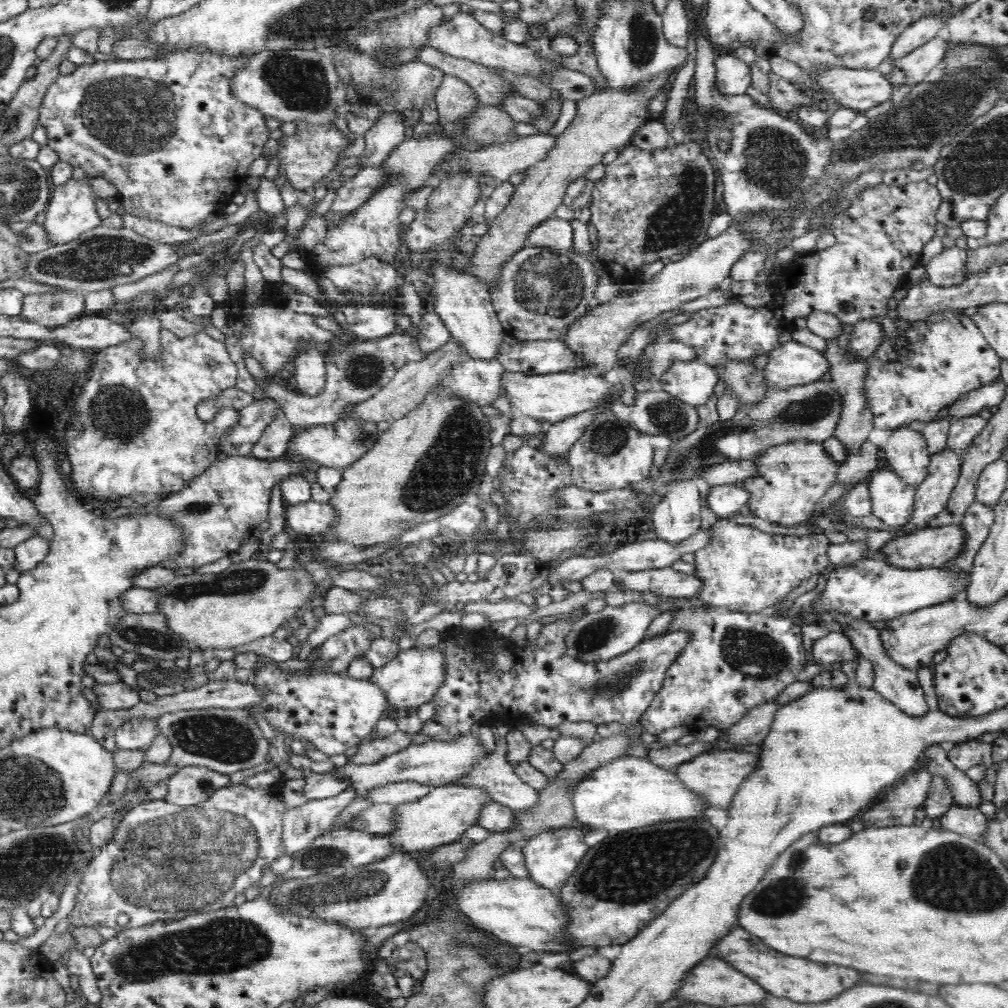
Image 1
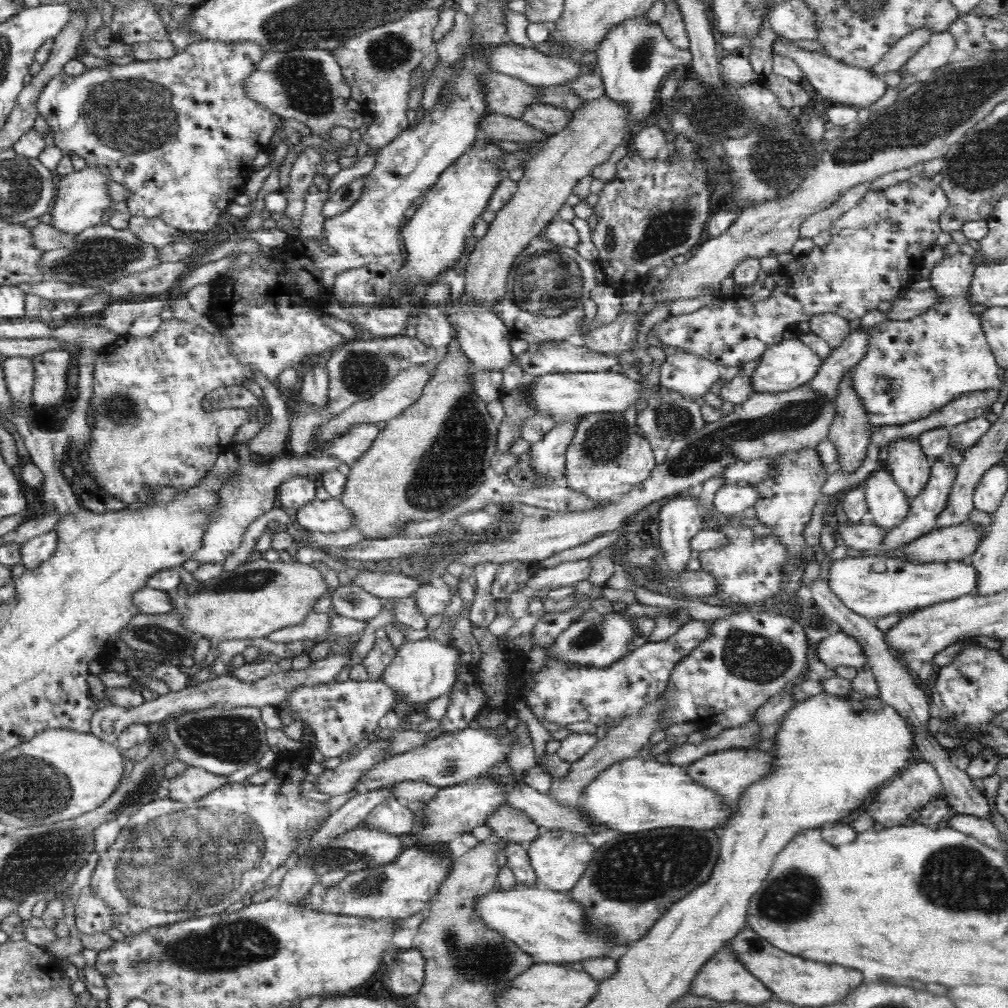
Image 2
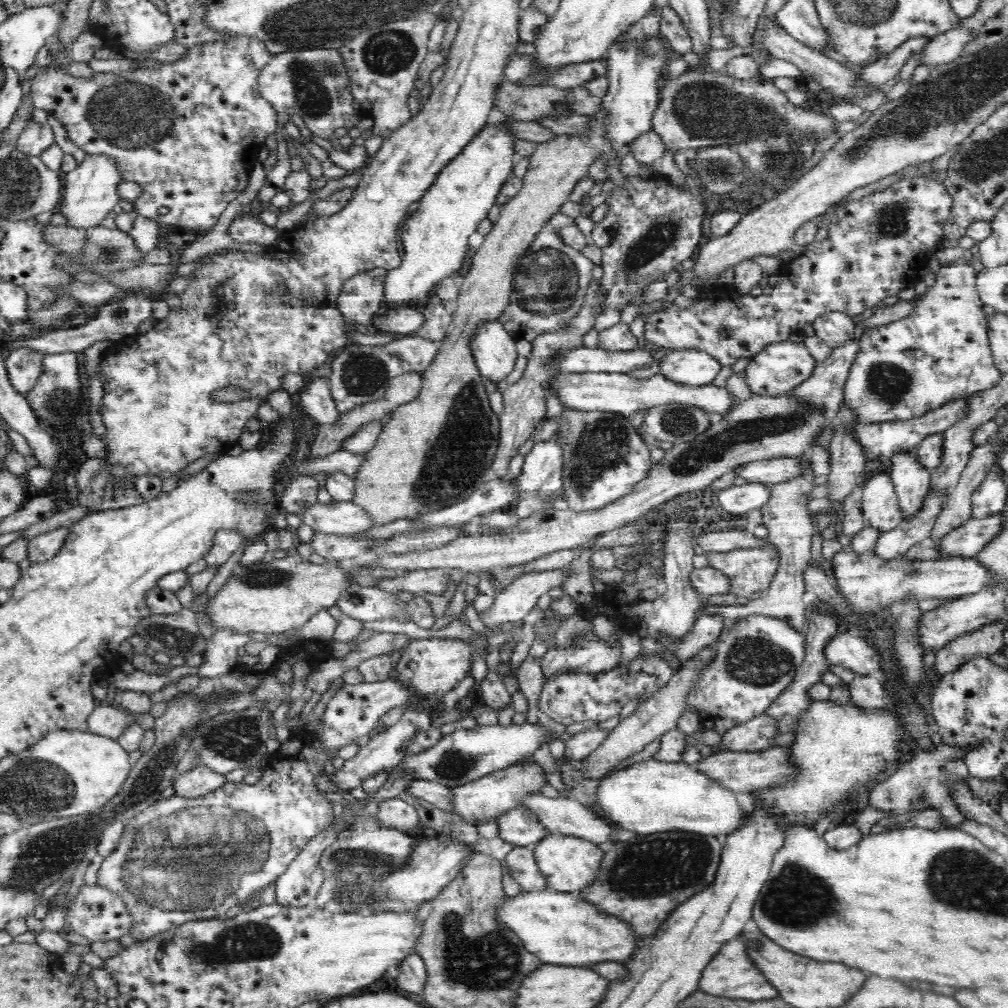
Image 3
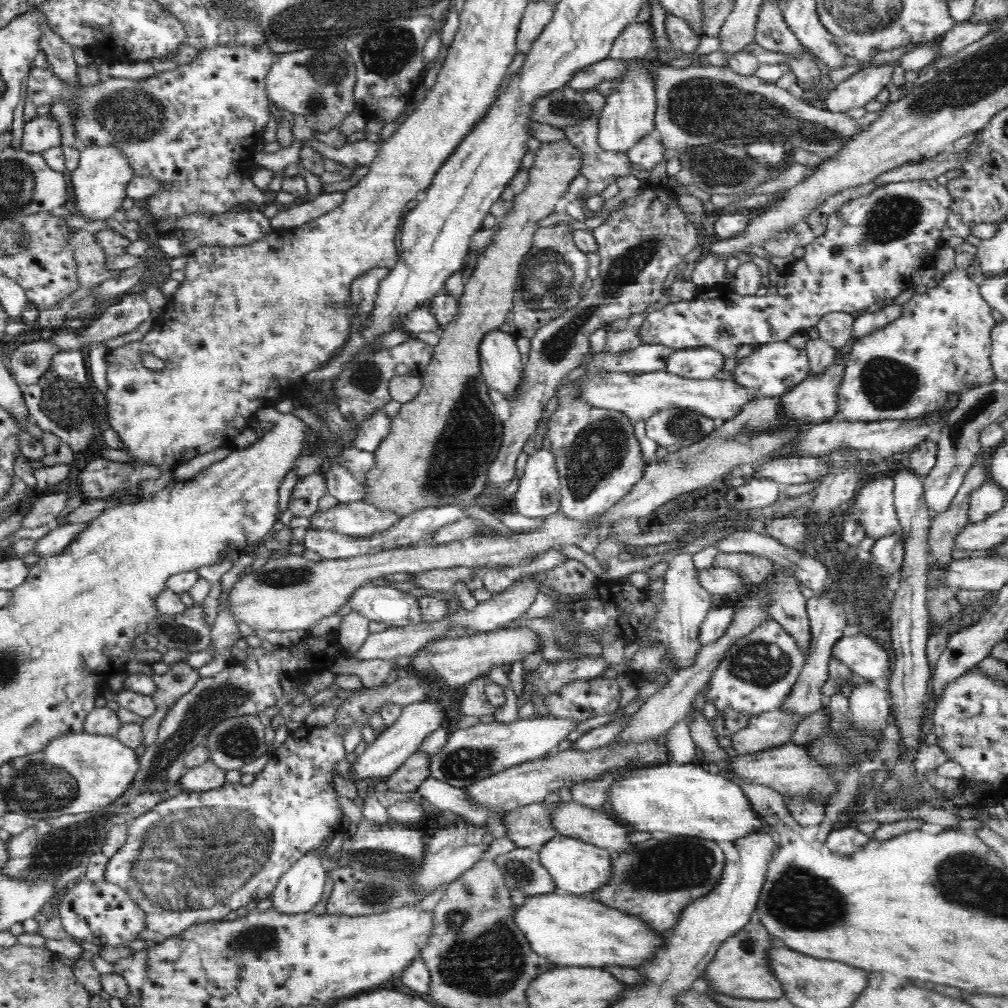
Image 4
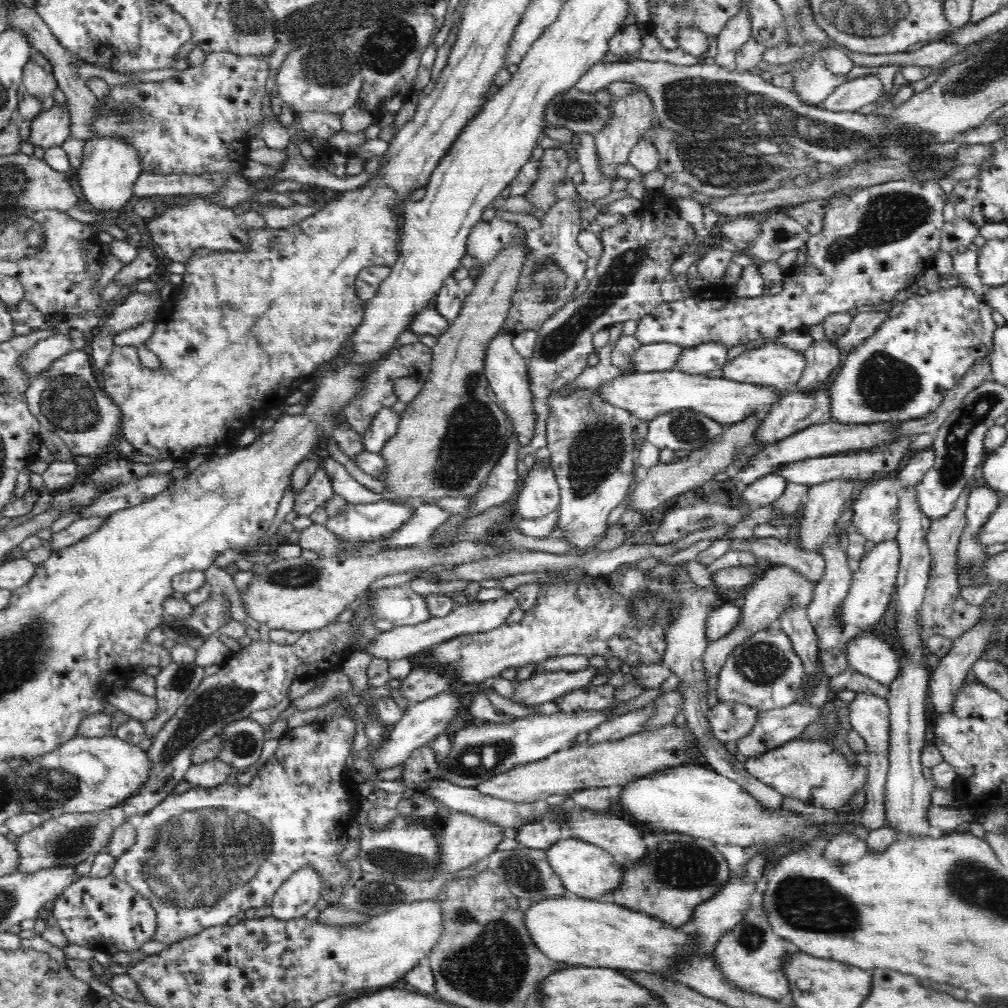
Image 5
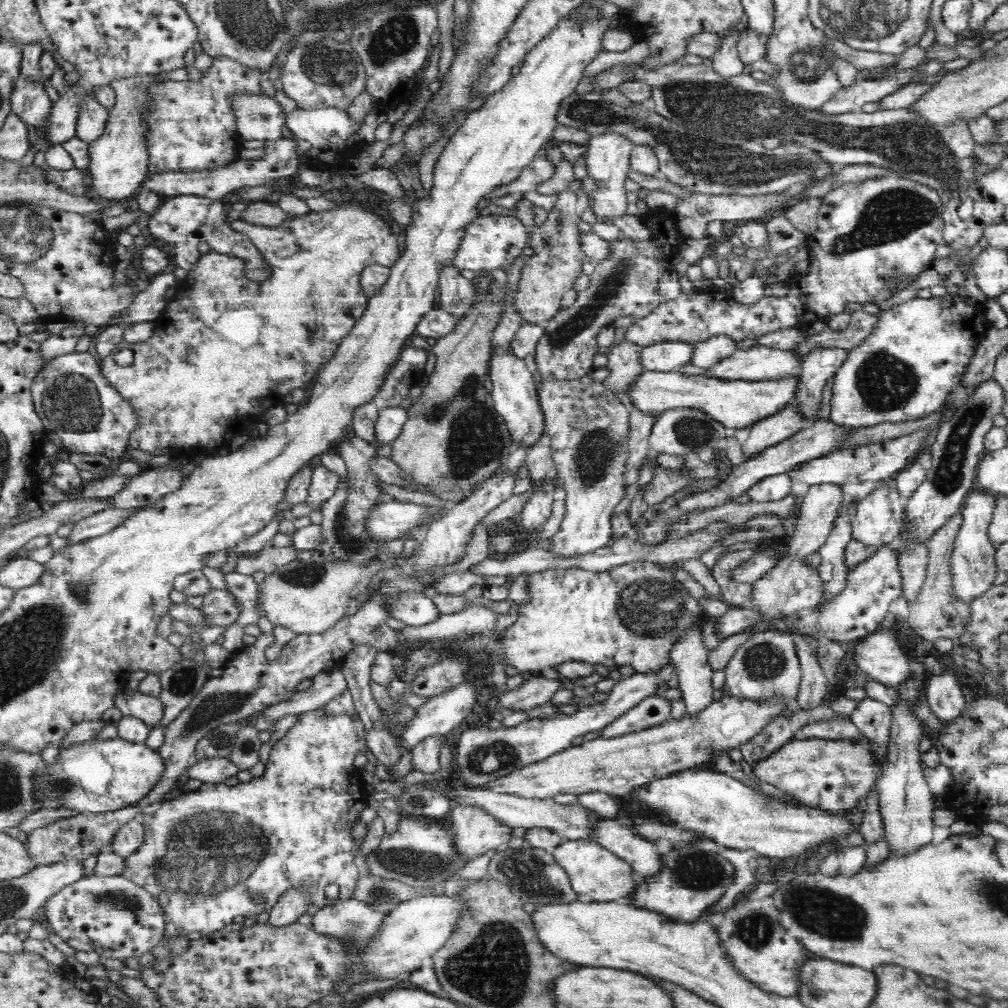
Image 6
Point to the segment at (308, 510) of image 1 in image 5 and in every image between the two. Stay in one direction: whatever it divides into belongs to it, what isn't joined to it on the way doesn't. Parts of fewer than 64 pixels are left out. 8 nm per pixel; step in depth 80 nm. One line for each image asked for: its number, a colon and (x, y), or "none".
2: (327, 516)
3: (344, 518)
4: (358, 518)
5: (356, 522)

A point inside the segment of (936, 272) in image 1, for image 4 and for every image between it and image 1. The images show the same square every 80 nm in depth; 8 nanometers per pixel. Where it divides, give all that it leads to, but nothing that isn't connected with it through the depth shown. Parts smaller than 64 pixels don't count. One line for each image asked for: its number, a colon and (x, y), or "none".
2: (913, 368)
3: (941, 351)
4: (941, 345)

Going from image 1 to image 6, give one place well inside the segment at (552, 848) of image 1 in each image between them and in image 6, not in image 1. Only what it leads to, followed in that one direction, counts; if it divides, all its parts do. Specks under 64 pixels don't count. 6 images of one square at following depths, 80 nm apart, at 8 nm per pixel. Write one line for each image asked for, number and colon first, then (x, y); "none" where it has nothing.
2: (558, 857)
3: (567, 862)
4: (576, 867)
5: (587, 870)
6: (596, 874)

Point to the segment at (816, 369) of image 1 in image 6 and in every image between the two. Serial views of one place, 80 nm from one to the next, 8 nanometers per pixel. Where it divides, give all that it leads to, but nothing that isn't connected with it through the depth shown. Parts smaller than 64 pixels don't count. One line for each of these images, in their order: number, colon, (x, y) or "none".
2: (784, 366)
3: (782, 366)
4: (772, 369)
5: (773, 365)
6: (758, 363)

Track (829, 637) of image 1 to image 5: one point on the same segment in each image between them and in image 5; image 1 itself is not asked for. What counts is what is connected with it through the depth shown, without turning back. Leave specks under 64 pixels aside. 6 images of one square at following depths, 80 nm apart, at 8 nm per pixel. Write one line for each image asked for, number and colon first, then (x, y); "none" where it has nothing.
2: (839, 649)
3: (846, 649)
4: (865, 658)
5: (869, 655)

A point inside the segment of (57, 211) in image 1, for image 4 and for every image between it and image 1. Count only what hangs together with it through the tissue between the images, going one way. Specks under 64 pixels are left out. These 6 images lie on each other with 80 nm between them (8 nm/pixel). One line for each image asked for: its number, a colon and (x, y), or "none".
2: (81, 198)
3: (90, 194)
4: (99, 183)

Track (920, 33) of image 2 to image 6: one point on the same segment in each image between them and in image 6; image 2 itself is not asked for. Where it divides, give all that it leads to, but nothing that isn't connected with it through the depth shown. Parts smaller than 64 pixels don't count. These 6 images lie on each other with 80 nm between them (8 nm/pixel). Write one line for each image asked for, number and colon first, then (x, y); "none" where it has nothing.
3: (887, 67)
4: (856, 91)
5: (850, 96)
6: (851, 98)

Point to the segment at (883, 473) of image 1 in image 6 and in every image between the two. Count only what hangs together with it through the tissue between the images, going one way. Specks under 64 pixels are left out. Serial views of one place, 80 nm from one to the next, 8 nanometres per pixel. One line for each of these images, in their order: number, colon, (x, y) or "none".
2: (887, 502)
3: (879, 502)
4: (875, 502)
5: (873, 510)
6: (877, 519)

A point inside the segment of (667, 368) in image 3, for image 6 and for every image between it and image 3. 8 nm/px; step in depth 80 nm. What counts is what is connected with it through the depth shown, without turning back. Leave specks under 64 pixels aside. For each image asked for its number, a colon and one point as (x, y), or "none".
4: (703, 363)
5: (698, 360)
6: (705, 355)

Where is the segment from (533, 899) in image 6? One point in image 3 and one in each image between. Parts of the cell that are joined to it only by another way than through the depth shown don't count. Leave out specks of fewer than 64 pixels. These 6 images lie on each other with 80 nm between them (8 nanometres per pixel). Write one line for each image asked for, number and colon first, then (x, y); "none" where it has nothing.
3: (520, 861)
4: (521, 867)
5: (526, 873)

